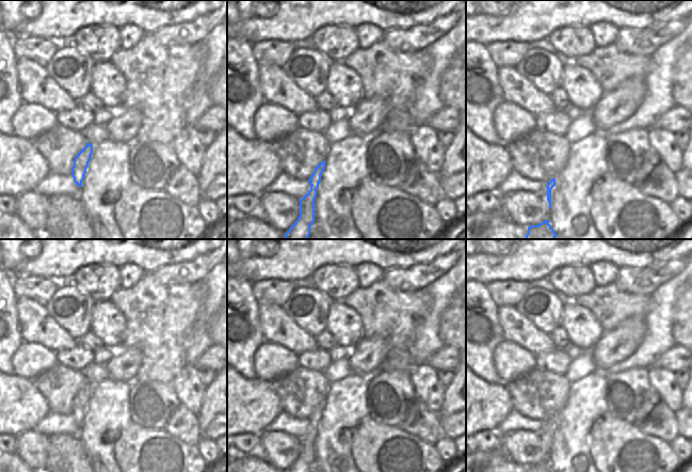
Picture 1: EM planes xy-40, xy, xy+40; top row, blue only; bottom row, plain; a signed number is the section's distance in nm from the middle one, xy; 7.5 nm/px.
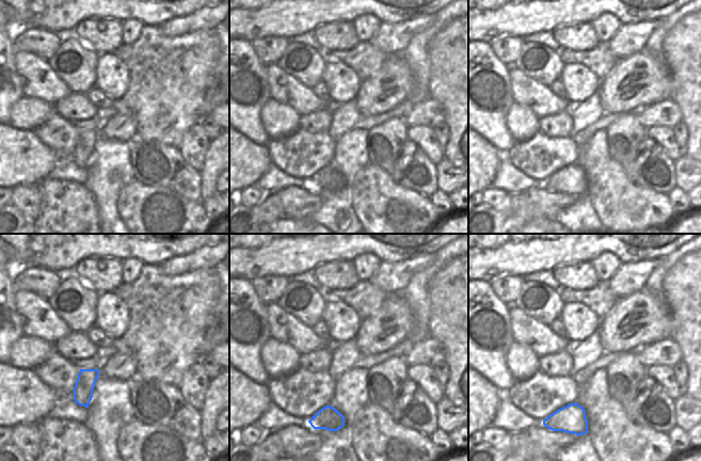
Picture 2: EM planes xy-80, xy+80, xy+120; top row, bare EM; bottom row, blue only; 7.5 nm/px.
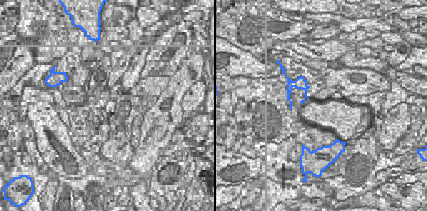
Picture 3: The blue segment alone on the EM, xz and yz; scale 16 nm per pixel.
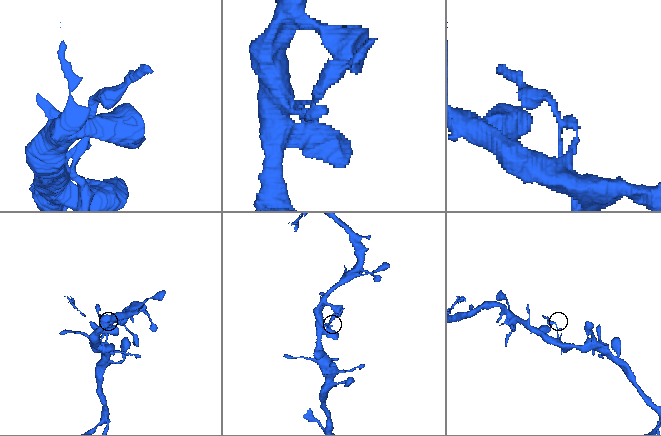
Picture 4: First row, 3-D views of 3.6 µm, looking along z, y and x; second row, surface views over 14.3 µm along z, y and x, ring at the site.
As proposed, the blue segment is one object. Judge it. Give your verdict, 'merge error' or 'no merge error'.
merge error

